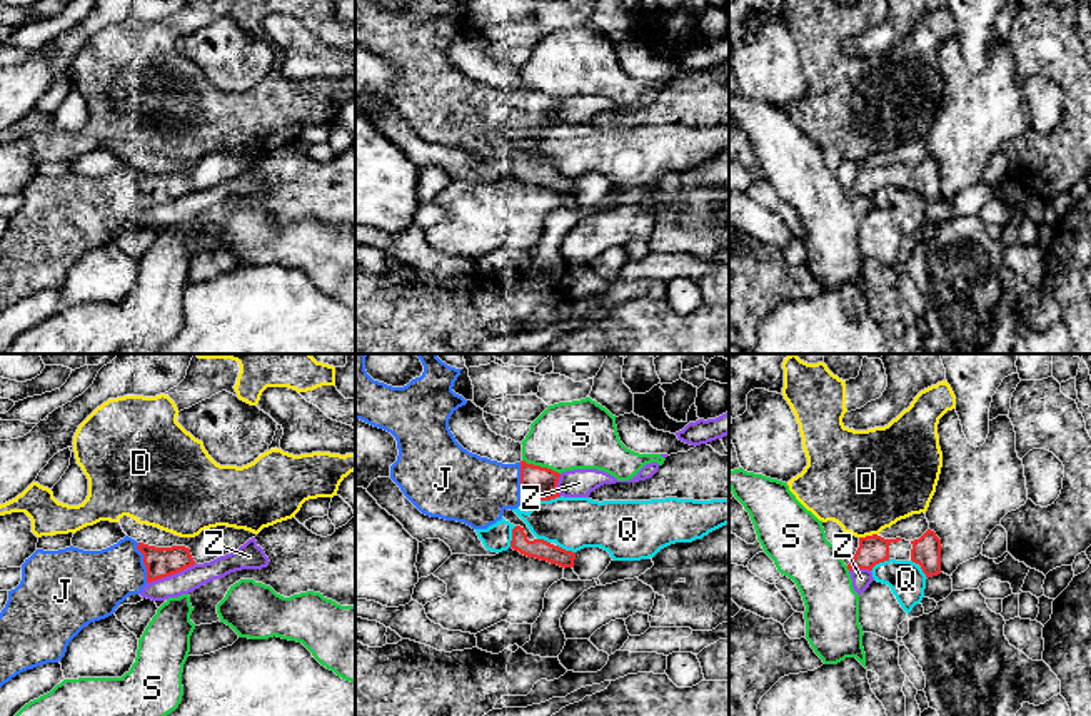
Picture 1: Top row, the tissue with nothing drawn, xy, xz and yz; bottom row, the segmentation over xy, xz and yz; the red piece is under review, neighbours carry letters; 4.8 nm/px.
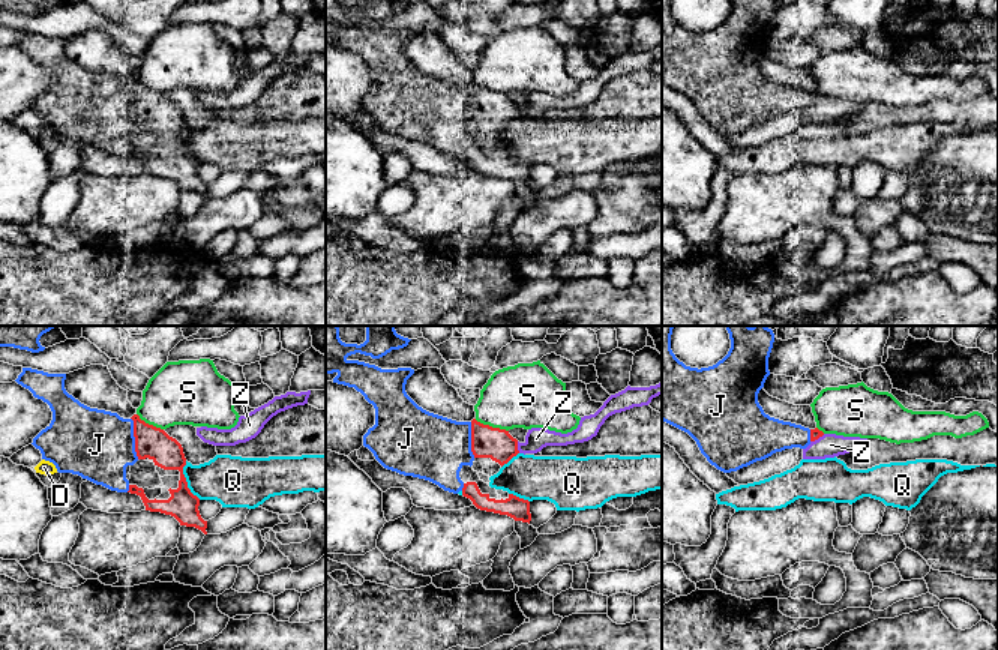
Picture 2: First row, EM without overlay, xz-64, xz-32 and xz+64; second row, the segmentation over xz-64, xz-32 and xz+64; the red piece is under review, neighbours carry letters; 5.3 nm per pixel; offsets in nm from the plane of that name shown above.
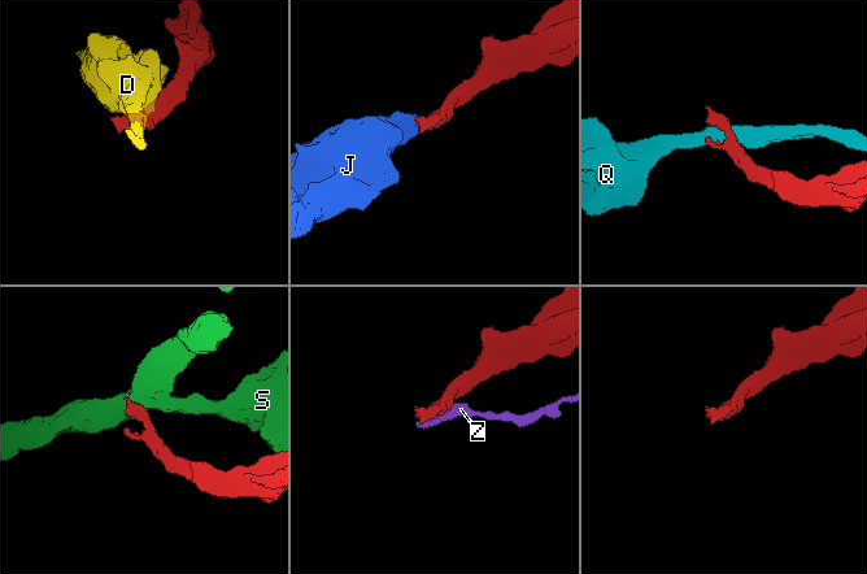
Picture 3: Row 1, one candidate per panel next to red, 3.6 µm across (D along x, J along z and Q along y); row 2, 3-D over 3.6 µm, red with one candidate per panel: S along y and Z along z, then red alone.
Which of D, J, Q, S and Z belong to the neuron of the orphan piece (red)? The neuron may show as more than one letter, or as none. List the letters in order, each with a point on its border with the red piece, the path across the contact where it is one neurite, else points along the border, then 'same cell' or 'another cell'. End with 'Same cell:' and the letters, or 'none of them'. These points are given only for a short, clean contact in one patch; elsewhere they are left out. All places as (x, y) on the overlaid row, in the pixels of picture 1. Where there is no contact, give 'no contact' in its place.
D: yz (868, 536) | another cell
J: xy (144, 563) | same cell
Q: xz (548, 499) | another cell
S: xz (539, 466) | another cell
Z: xy (170, 574) | along xy (196, 563), (147, 583) | another cell
Same cell: J

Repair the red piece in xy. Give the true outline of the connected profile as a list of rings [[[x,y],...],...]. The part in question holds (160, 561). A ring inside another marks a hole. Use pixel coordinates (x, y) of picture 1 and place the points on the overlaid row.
[[[128,536],[102,551],[73,546],[58,551],[37,549],[22,564],[22,581],[8,591],[0,613],[0,688],[27,669],[62,661],[68,643],[85,626],[112,616],[120,603],[140,594],[148,582],[194,564],[185,546],[155,547]]]

